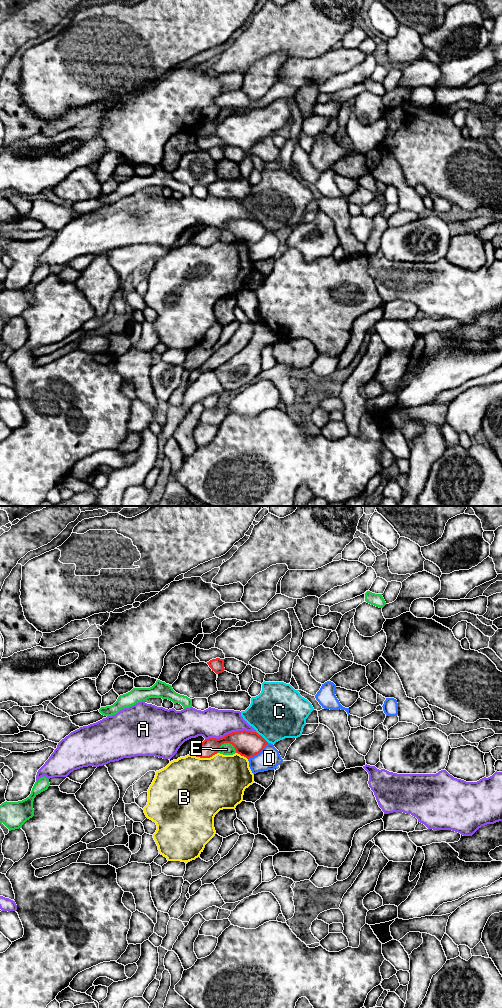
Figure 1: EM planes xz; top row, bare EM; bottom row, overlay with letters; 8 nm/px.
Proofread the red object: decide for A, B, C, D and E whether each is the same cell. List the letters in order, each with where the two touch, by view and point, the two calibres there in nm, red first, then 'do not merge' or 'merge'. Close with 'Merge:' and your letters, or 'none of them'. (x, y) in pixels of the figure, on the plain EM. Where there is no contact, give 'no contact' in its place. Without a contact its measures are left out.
A: contact xz (230, 221); calibres 200 and 240 nm; do not merge
B: contact xz (203, 245); calibres 140 and 480 nm; do not merge
C: contact xz (261, 224); calibres 200 and 420 nm; do not merge
D: contact xz (258, 241); calibres 200 and 180 nm; do not merge
E: contact xz (225, 230); calibres 200 and 100 nm; do not merge
Merge: none of them

